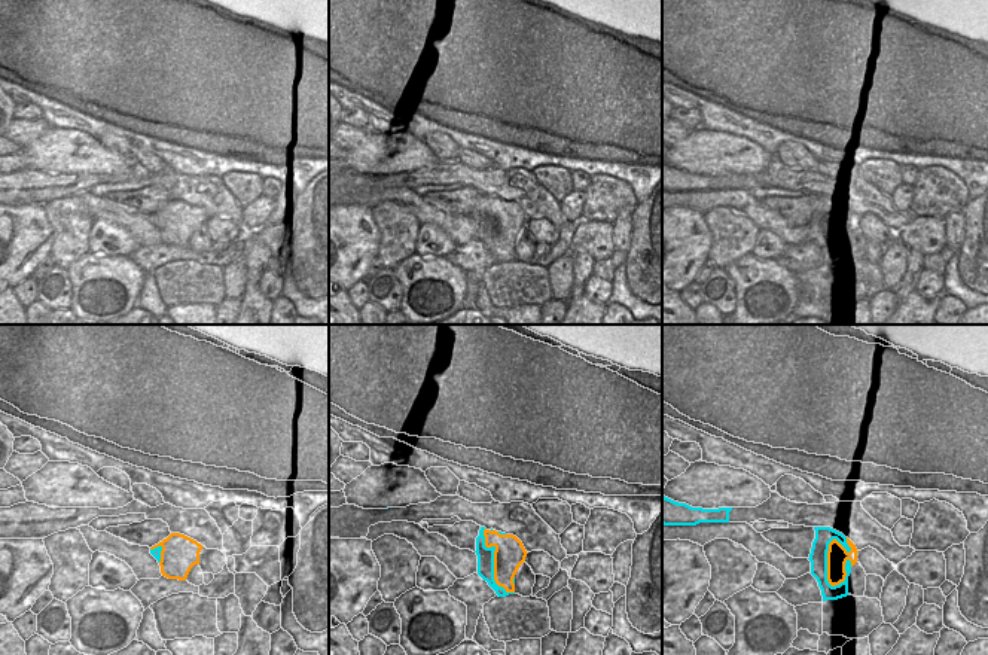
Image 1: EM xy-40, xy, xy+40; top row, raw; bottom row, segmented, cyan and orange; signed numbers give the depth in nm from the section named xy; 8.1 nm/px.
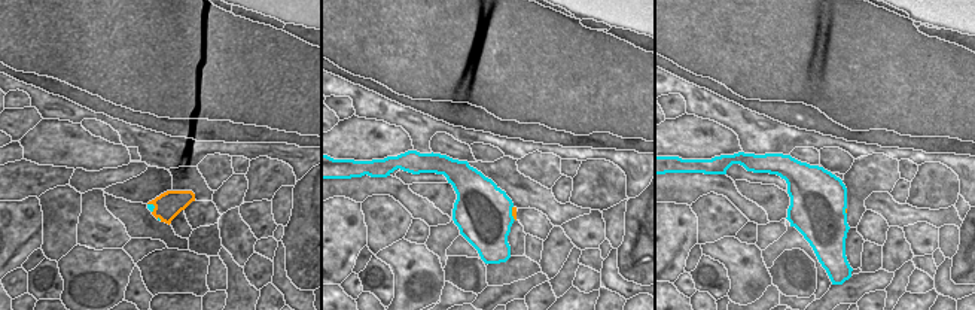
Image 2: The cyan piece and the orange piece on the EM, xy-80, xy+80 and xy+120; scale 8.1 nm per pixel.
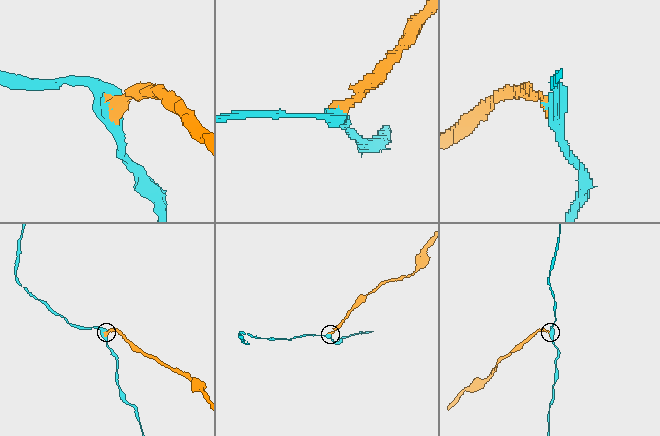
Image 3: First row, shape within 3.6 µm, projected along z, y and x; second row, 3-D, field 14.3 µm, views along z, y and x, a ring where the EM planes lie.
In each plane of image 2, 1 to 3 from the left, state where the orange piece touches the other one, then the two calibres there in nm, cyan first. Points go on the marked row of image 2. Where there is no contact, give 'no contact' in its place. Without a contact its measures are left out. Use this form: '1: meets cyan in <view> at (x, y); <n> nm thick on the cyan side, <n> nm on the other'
1: meets cyan in xy-80 at (154, 206); 50 nm thick on the cyan side, 220 nm on the other
2: meets cyan in xy+80 at (511, 213); 480 nm thick on the cyan side, 50 nm on the other
3: meets cyan in xy+120 at (844, 210); 460 nm thick on the cyan side, 20 nm on the other

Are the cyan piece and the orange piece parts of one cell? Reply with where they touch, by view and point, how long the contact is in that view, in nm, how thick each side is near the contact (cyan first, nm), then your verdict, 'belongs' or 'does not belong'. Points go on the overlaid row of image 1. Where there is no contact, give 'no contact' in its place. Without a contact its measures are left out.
contact xy+40 (828, 550); length 420 nm; calibres 140 and 170 nm; does not belong

